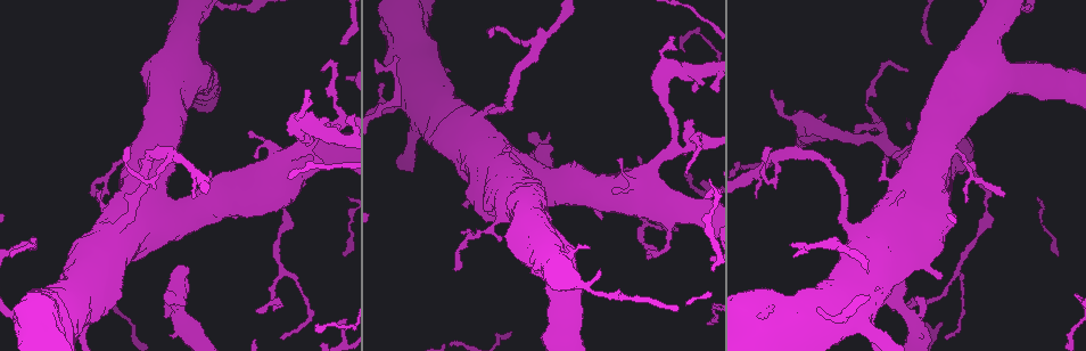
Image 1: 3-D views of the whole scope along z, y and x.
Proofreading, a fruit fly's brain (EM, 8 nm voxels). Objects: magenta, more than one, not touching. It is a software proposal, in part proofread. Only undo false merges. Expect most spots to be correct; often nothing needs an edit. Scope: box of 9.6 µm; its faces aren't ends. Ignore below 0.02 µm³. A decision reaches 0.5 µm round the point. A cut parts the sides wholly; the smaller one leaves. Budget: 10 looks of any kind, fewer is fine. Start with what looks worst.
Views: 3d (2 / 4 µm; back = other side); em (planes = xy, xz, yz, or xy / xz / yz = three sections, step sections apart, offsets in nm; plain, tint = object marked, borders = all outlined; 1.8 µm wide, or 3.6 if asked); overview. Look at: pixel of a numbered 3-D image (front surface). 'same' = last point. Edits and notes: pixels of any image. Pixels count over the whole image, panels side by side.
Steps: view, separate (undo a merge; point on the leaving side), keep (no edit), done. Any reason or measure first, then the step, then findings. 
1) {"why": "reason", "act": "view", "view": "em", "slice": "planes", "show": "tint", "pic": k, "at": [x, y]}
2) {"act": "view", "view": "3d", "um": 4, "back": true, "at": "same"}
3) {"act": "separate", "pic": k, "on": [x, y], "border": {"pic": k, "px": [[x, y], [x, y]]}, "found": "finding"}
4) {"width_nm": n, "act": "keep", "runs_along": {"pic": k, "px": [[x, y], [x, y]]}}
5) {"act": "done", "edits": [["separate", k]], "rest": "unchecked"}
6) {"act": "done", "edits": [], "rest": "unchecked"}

{"why": "abrupt turn", "act": "view", "view": "em", "um": 3.6, "slice": "planes", "show": "tint", "pic": 1, "at": [277, 165]}

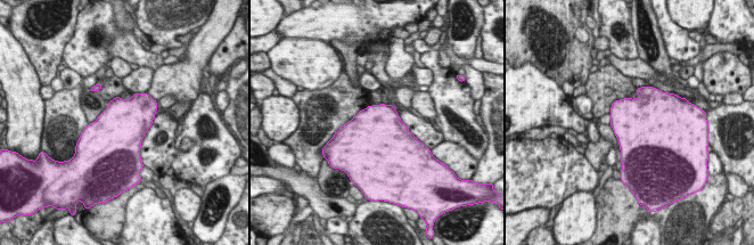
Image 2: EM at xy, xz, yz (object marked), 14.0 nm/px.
{"act": "keep", "found": "one cell here"}

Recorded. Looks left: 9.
{"act": "view", "view": "3d", "um": 4, "pic": 1, "at": [858, 318]}

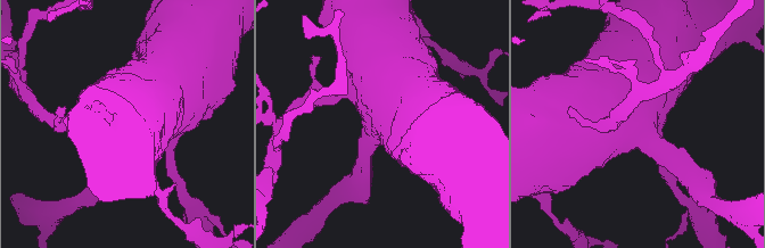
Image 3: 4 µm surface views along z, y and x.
{"act": "view", "view": "em", "um": 3.6, "slice": "planes", "show": "tint", "pic": 3, "at": [633, 127]}

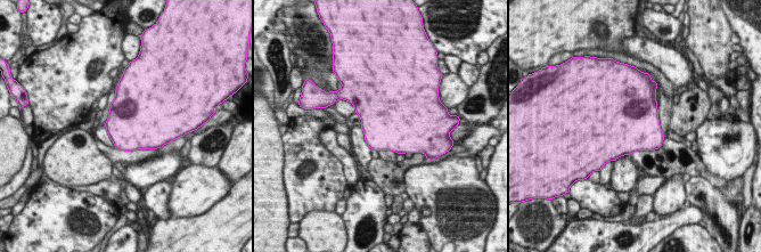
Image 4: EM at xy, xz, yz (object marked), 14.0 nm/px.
{"width_nm": 800, "act": "keep", "found": "continuous, no second cell"}

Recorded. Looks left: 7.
{"why": "abrupt turn", "act": "view", "view": "em", "slice": "planes", "show": "tint", "pic": 1, "at": [177, 316]}

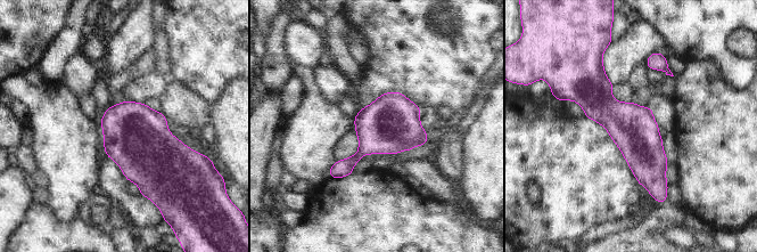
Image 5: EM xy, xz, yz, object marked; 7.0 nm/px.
{"act": "keep", "runs_along": {"pic": 5, "px": [[599, 67], [599, 100], [656, 190]]}, "found": "all the same cell"}

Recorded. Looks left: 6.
{"act": "view", "view": "3d", "um": 2, "pic": 1, "at": [534, 44]}

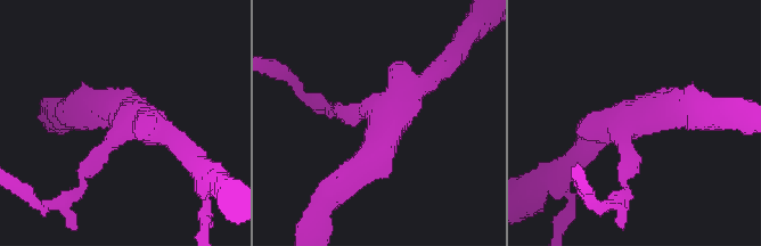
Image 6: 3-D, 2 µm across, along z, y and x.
{"why": "now the EM", "act": "view", "view": "em", "slice": "planes", "show": "tint", "pic": 6, "at": [638, 121]}

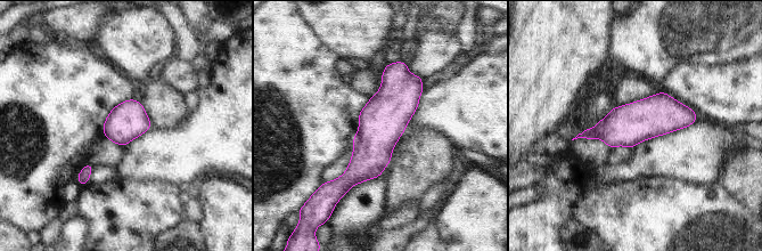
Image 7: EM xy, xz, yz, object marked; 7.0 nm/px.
{"width_nm": 260, "act": "keep", "runs_along": {"pic": 7, "px": [[400, 64], [398, 99], [345, 186]]}, "found": "continuous, no second cell"}

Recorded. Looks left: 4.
{"act": "done", "edits": [], "rest": "unchecked"}

